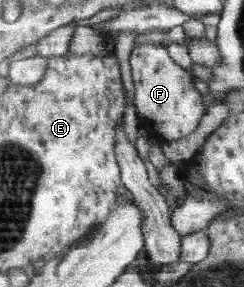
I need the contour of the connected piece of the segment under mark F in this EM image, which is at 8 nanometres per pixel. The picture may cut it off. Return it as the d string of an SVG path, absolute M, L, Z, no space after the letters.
M155 44L135 46L129 62L136 90L135 105L153 137L170 141L191 136L199 128L199 122L207 114L209 105L205 96L195 88L192 72L181 68L171 58L169 48Z

